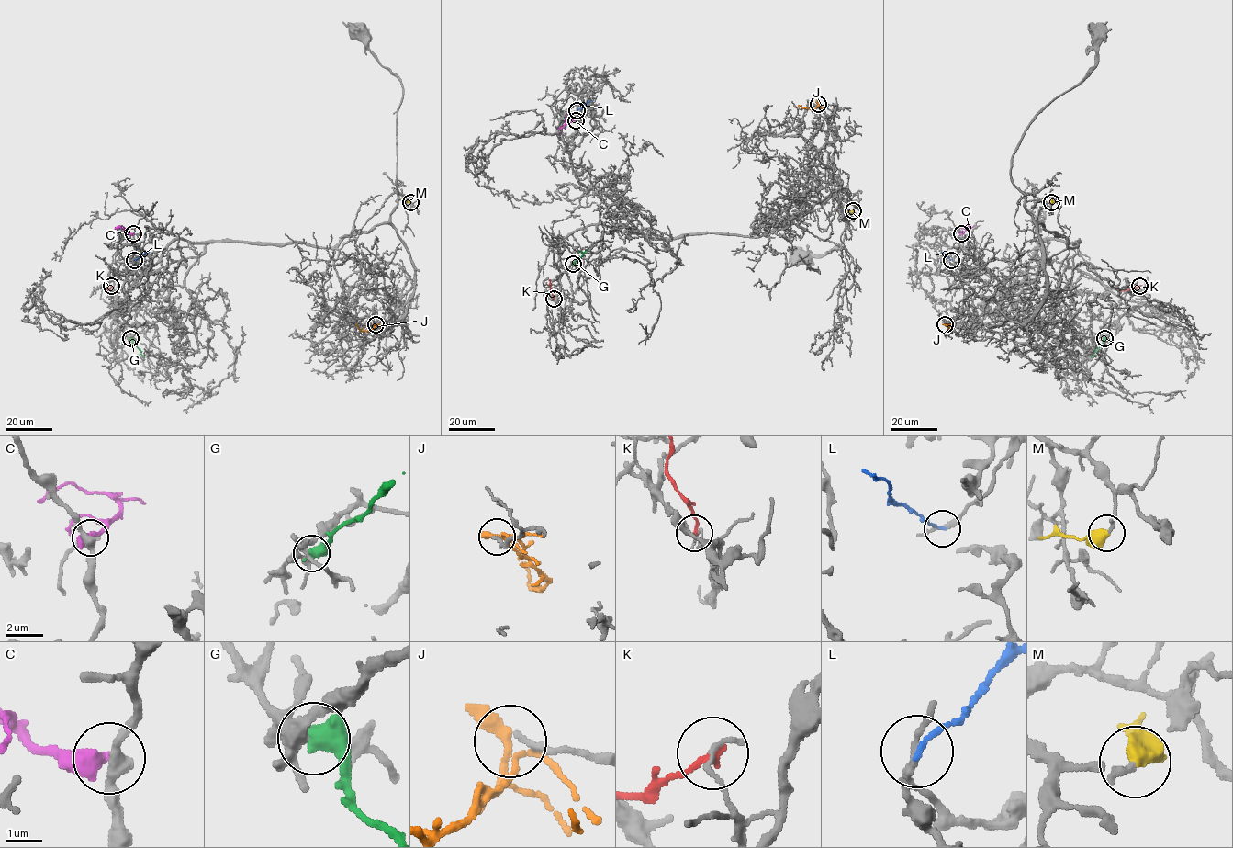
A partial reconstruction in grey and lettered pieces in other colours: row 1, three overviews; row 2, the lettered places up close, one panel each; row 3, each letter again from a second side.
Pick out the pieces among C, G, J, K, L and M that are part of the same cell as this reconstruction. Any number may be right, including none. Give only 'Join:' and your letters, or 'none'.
Join: J, M

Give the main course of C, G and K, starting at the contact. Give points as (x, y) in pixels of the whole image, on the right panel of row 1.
C: (961, 233), (968, 226), (971, 228), (974, 225)
G: (1104, 338), (1093, 356)
K: (1139, 286), (1120, 291)

